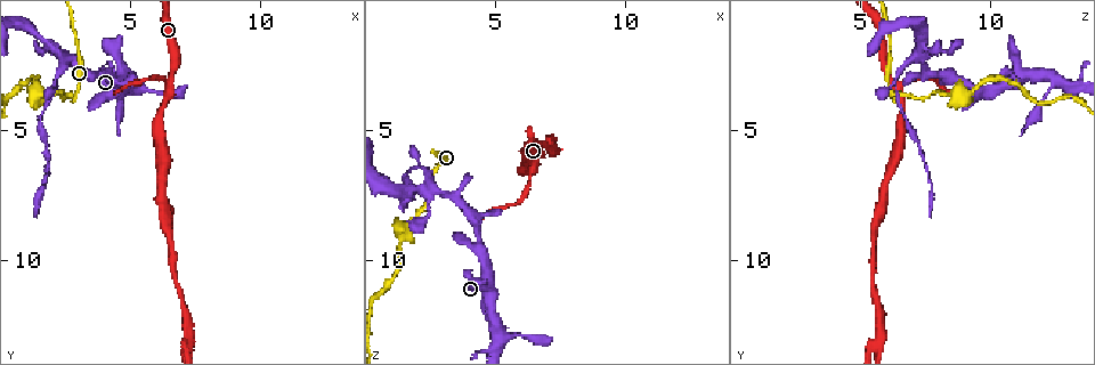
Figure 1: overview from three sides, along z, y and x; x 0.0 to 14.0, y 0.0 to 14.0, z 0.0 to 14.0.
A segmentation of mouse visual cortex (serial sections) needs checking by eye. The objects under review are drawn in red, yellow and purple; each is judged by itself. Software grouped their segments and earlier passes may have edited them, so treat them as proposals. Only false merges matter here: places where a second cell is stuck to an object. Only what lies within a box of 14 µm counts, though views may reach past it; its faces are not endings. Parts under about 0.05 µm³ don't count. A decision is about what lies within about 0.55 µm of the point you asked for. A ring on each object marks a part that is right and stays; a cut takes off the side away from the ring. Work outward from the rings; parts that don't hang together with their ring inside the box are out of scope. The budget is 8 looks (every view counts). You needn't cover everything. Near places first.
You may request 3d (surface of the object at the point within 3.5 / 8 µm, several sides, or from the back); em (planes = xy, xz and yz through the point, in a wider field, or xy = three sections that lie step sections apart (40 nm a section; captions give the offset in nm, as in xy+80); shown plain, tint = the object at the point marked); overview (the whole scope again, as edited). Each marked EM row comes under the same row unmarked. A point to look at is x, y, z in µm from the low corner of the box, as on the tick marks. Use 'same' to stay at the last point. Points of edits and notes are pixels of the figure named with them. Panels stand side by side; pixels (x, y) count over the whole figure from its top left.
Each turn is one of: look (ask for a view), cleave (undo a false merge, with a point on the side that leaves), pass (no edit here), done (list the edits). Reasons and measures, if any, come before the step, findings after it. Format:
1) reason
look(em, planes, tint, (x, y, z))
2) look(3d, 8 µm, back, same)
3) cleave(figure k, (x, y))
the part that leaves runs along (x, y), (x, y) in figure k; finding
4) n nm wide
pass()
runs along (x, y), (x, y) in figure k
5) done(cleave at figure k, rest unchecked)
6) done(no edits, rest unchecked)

arms part here
look(3d, 3.5 µm, (6.5, 3.5, 6.4))

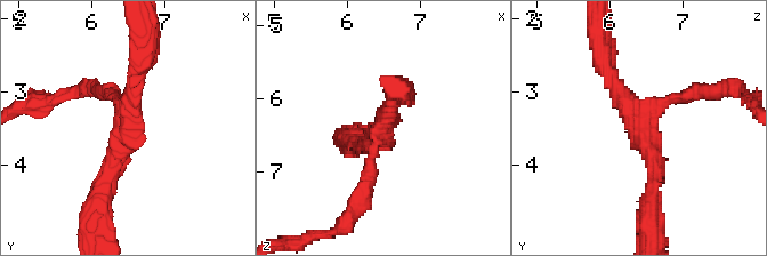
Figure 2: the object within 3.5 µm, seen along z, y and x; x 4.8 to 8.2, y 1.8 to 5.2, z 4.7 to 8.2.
now the EM
look(em, xy, step 1, tint, (6.50, 3.45, 6.45))

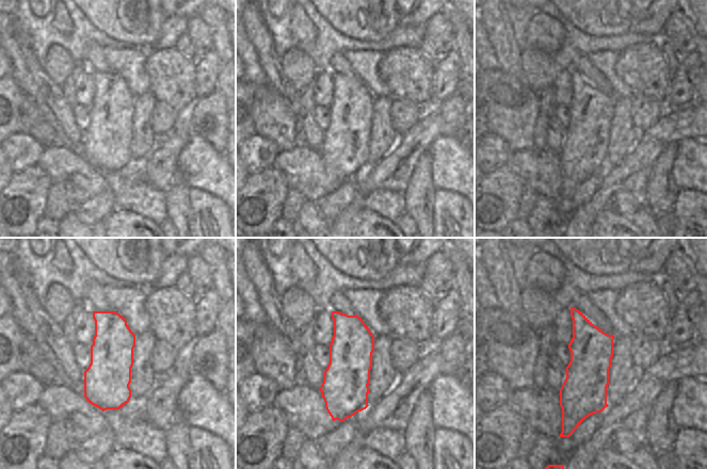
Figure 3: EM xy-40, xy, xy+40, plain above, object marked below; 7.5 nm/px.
look(em, xy, step 3, tint, same)

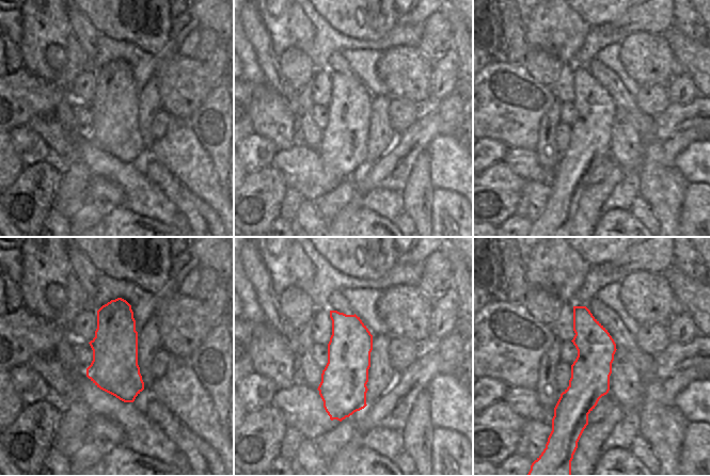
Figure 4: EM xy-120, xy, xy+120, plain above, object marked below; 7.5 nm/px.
pass()
one cell here

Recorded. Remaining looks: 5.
a fork
look(3d, 8 µm, (2.1, 3.1, 6.3))

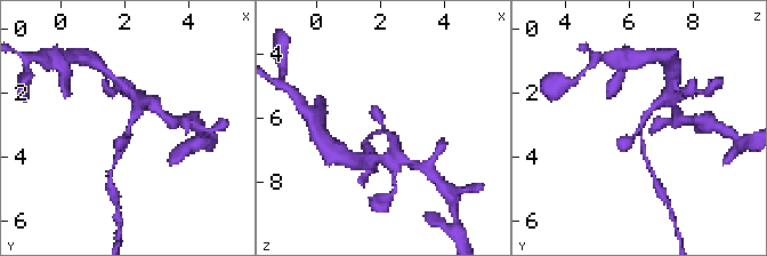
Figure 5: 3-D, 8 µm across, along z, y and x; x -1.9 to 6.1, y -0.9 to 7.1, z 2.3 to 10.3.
zoom in
look(3d, 3.5 µm, (2.1, 3.1, 6.4))

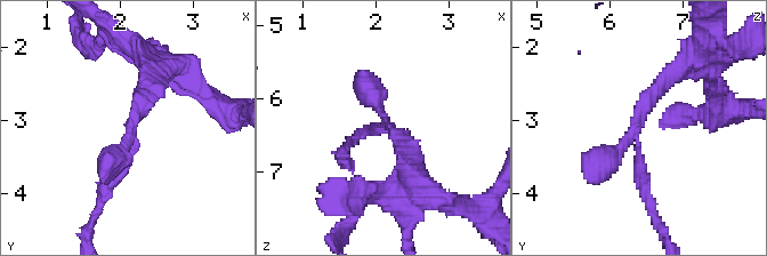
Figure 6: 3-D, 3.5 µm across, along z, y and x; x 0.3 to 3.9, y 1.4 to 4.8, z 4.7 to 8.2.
look(em, xy, step 5, tint, (2.10, 3.15, 6.30))

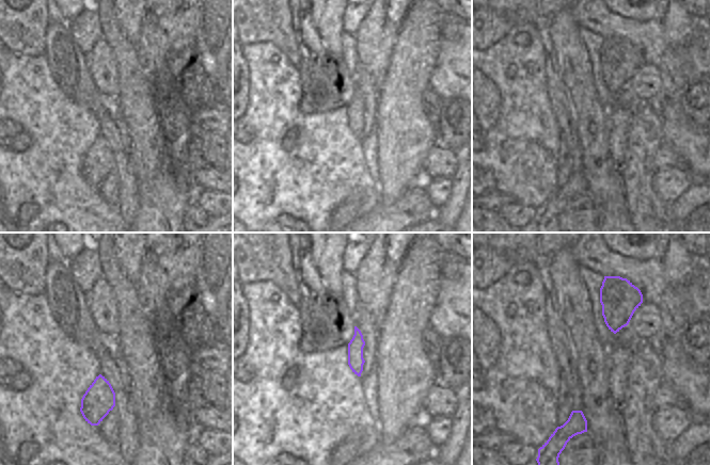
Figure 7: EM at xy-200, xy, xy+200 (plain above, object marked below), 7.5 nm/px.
cleave(figure 6, (643, 182))
the part that leaves runs along (637, 156), (646, 198), (663, 236) in figure 6; two cells meet here

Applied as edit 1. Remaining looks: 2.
done(cleave at figure 6, rest unchecked)

